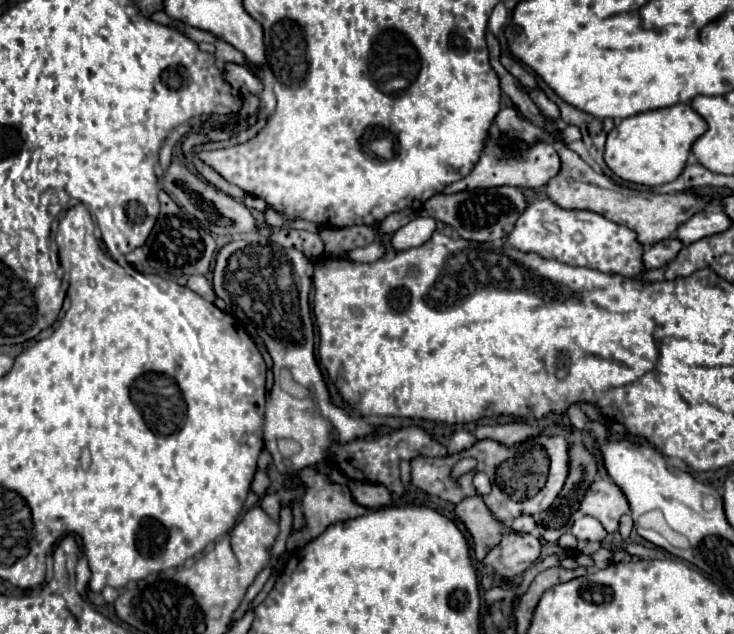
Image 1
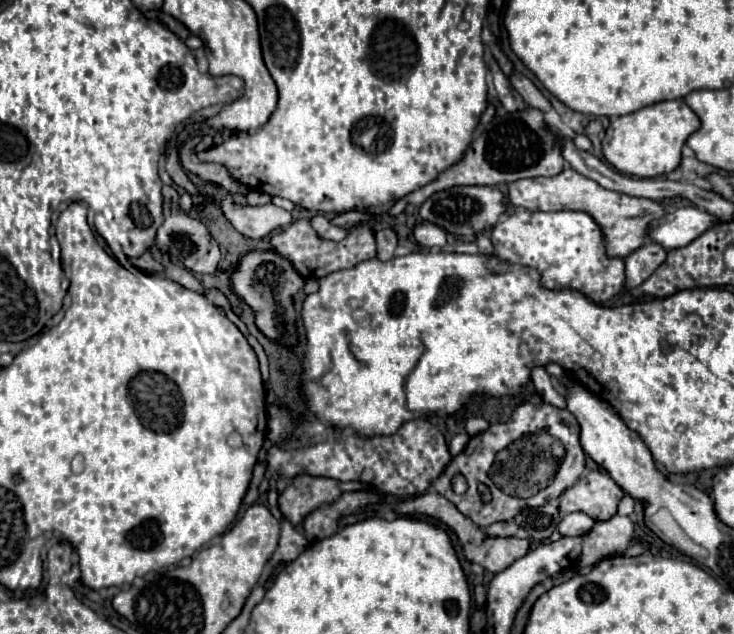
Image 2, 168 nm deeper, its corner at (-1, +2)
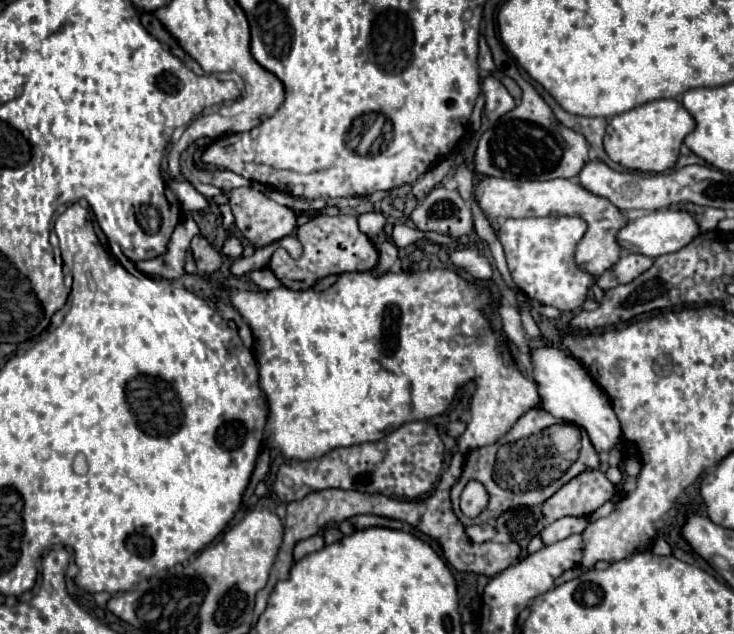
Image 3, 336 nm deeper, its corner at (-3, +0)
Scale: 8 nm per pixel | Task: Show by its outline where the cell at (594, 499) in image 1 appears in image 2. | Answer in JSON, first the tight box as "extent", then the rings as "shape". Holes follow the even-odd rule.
{"extent":[559,470,623,520],"shape":[[[591,470],[561,494],[559,512],[585,512],[593,520],[609,520],[617,512],[623,494],[621,486],[605,470]]]}

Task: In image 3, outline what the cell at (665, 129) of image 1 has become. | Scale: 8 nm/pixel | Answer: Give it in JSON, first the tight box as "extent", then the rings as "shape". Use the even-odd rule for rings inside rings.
{"extent":[603,100,695,172],"shape":[[[653,100],[615,116],[603,138],[609,158],[623,168],[639,172],[665,172],[675,166],[683,138],[695,130],[693,116],[677,100]]]}

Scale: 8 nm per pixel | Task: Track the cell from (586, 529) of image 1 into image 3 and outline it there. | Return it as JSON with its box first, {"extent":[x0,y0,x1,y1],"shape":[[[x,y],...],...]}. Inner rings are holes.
{"extent":[541,516,587,544],"shape":[[[567,516],[567,518],[559,518],[553,524],[545,526],[545,530],[541,532],[541,538],[545,544],[555,544],[555,542],[565,540],[567,536],[571,536],[575,532],[583,532],[585,528],[587,528],[587,518]]]}

